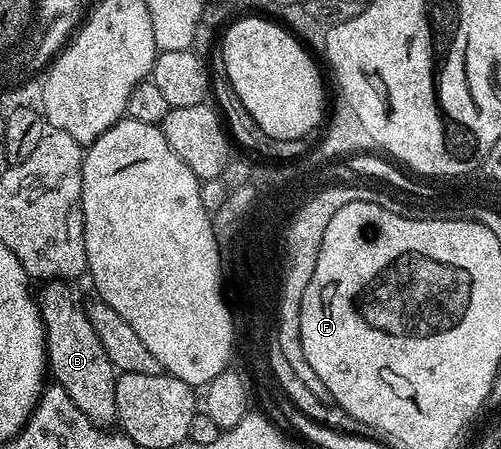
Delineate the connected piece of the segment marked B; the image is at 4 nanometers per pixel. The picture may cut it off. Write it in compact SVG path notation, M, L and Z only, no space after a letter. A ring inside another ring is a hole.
M51 280L42 288L45 289L41 296L39 292L39 307L45 327L45 358L52 379L71 394L71 402L75 402L75 406L79 406L91 422L102 426L116 425L115 386L118 373L91 326L88 311L77 305L68 283Z

